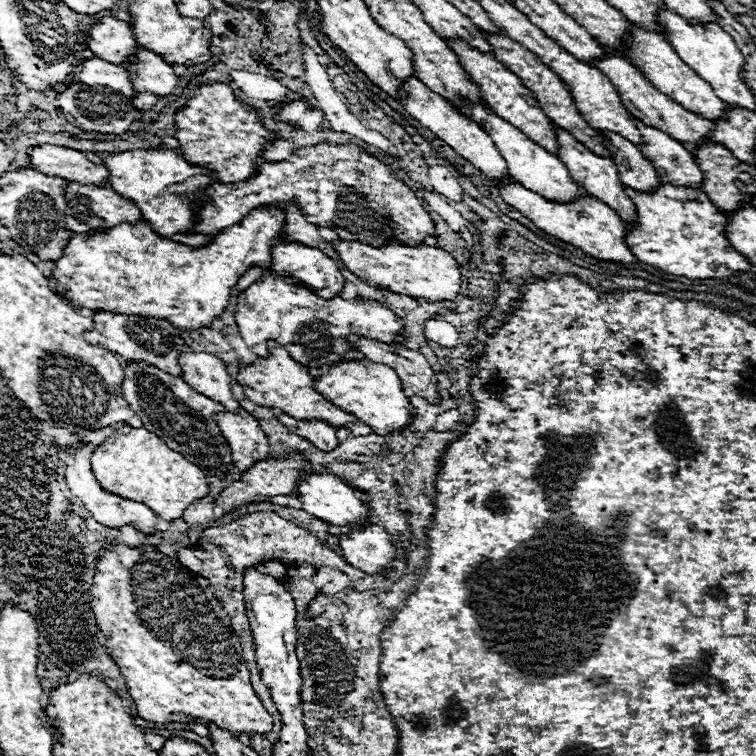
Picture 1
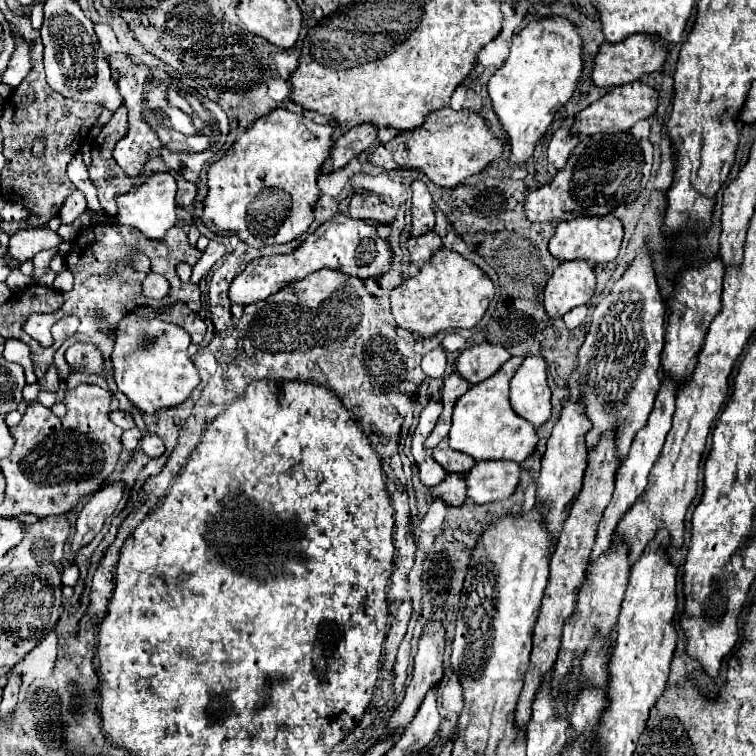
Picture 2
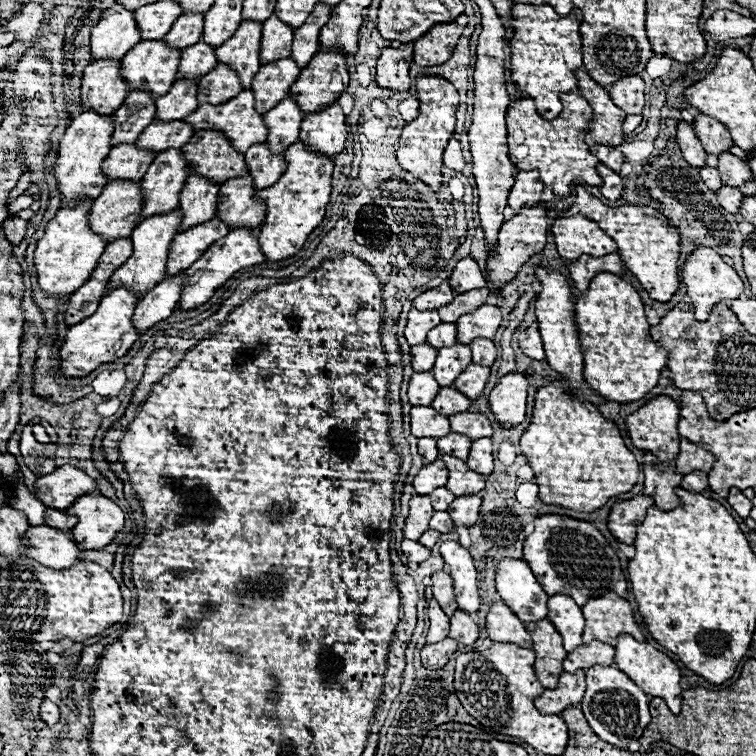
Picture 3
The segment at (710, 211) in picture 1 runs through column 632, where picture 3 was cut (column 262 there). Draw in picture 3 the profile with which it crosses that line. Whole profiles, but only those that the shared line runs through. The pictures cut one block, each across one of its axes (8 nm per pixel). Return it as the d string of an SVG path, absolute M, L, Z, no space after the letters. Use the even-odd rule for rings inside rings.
M302 142L292 144L286 152L286 170L278 178L276 184L270 188L258 190L254 196L256 200L264 200L266 204L266 220L260 226L258 242L264 256L268 256L270 262L278 262L284 258L290 258L298 254L312 234L312 230L322 222L326 214L326 204L330 202L332 192L332 170L334 160L310 152Z

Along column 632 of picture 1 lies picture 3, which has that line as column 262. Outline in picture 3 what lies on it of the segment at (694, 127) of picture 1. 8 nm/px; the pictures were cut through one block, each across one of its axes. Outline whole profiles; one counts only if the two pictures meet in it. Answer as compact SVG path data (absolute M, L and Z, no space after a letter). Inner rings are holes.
M282 58L278 62L260 66L252 82L252 90L256 96L256 112L266 114L278 102L282 102L288 96L288 88L294 84L298 74L300 68L292 58Z

